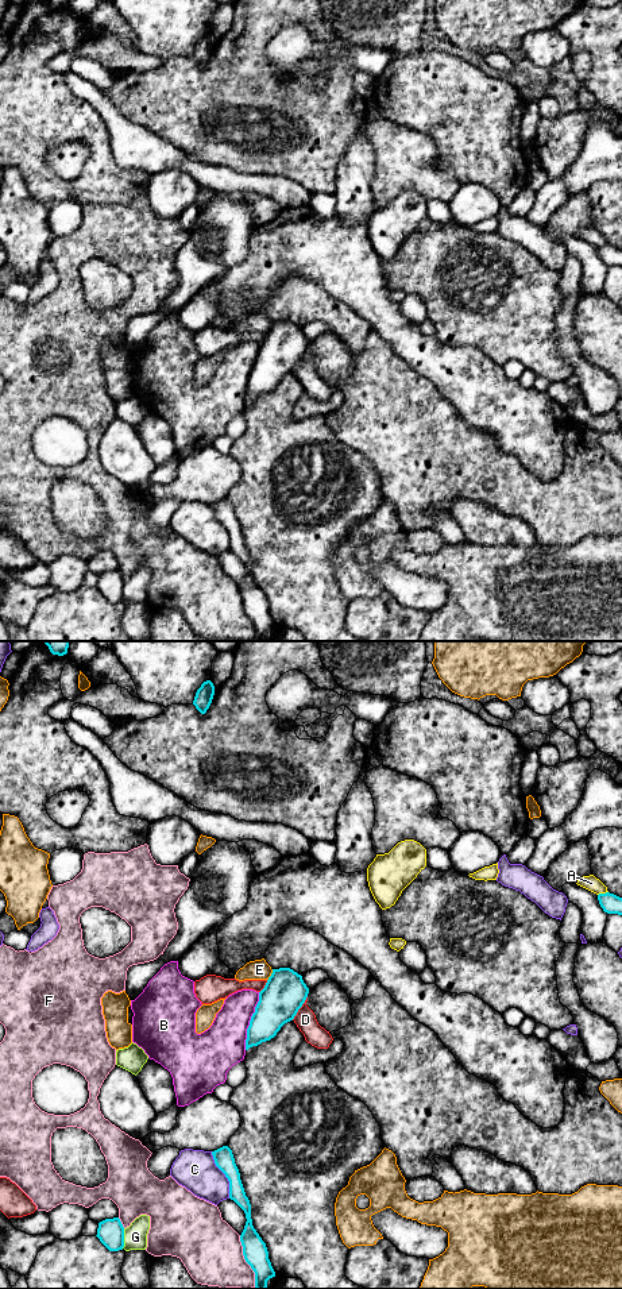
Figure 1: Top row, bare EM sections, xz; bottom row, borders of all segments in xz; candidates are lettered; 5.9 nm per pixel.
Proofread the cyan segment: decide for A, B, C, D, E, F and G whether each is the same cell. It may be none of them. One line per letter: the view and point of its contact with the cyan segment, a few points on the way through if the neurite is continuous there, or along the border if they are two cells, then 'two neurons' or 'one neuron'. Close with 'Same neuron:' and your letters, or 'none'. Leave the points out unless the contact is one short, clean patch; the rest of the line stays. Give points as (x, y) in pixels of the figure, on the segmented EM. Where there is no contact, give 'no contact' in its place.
A: contact xz (602, 894); two neurons
B: contact xz (250, 1021); two neurons
C: contact xz (224, 1173); two neurons
D: contact xz (300, 1007); two neurons
E: contact xz (271, 975); two neurons
F: contact xz (246, 1261); two neurons
G: contact xz (123, 1238); two neurons
Same neuron: none

